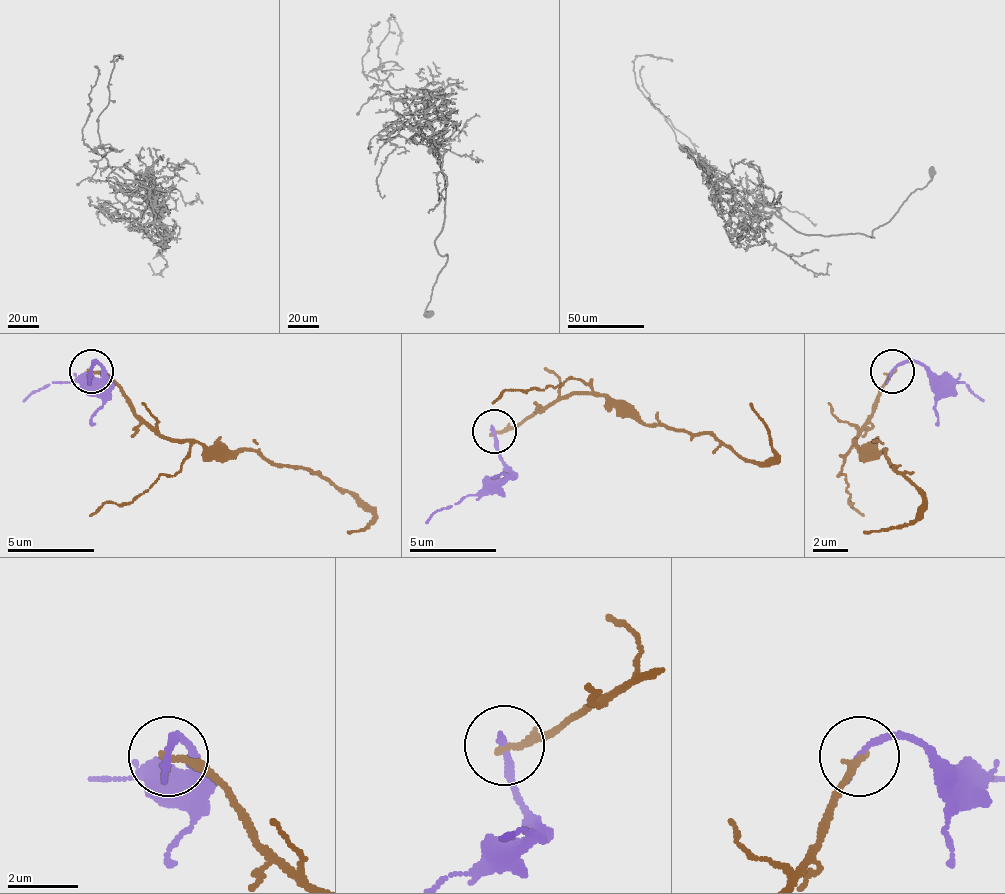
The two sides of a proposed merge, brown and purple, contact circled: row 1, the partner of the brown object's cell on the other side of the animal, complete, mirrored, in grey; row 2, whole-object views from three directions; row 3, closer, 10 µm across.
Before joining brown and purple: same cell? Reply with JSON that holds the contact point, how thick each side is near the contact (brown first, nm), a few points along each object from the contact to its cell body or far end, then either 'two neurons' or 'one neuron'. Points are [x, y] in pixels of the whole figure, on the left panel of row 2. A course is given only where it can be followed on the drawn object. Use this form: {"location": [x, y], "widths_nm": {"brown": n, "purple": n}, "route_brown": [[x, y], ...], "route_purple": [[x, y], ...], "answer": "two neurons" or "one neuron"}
{"location": [91, 371], "widths_nm": {"brown": 200, "purple": 200}, "route_brown": [[90, 372], [103, 372], [125, 403], [169, 438], [243, 451], [309, 468], [353, 499], [370, 521], [348, 534]], "route_purple": [[90, 372], [94, 363], [99, 372], [51, 381], [24, 403]], "answer": "two neurons"}

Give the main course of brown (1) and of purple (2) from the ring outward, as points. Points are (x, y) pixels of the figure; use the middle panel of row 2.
1: (493, 432), (506, 432), (571, 393), (624, 402), (646, 424), (711, 432), (755, 463), (773, 450), (751, 402)
2: (493, 432), (501, 472), (453, 502), (427, 524)

